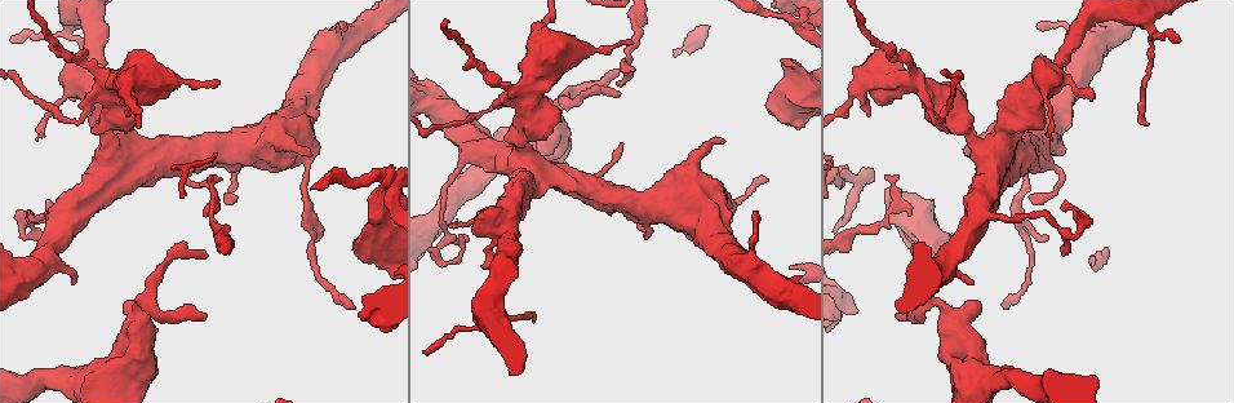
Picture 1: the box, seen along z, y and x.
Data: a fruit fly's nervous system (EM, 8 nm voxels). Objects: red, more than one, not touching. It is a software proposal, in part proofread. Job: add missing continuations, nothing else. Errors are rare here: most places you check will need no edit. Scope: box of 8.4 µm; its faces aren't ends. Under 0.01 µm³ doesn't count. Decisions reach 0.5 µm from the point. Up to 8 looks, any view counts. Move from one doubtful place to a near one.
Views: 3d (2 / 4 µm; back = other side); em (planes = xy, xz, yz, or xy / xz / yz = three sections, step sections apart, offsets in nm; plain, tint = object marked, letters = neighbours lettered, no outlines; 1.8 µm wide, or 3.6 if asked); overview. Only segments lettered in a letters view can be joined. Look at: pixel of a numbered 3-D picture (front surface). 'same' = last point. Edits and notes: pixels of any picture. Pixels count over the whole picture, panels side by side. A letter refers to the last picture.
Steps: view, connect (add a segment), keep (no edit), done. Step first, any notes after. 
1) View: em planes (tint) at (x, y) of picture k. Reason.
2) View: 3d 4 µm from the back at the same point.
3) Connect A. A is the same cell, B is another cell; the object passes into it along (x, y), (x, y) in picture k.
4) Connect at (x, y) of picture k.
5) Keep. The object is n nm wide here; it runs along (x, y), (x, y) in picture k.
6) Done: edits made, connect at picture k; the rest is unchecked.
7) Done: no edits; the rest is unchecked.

View: em 3.6 µm planes (plain) at (696, 157) of picture 1. Sudden change in width.

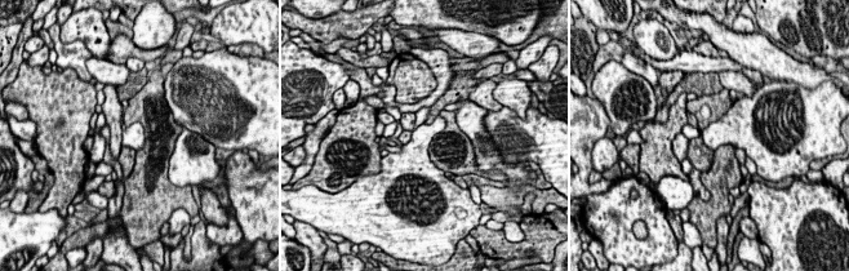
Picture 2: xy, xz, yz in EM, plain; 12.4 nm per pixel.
View: em 3.6 µm planes (letters) at the same point.

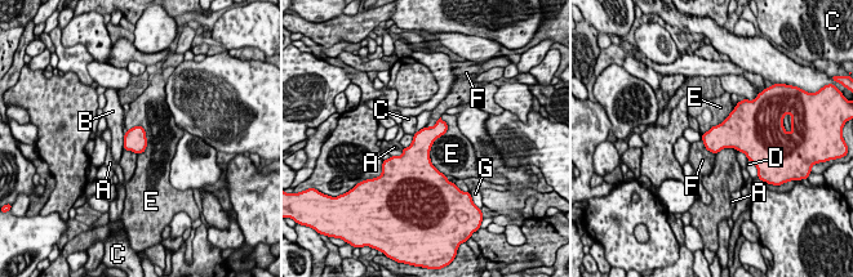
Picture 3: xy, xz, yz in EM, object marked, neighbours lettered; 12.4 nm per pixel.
Keep. A, B, C, D, E, F and G are other cells; a border runs along (440, 117), (447, 175) in picture 3; no lettered segment goes on from it.

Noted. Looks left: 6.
View: em xz step 8 (letters) at (615, 68) of picture 1. Free end.

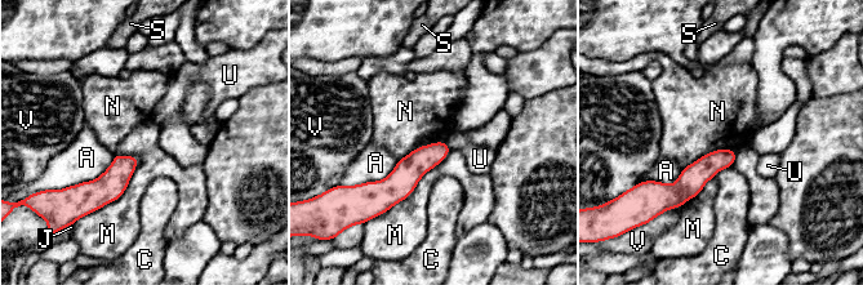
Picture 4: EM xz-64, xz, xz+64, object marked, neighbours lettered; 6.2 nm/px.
Keep. The longest contact is with M, 460 nm; A, C, J, M, N, S, U and V are other cells; it runs along (443, 145), (395, 186), (370, 186) in picture 4; none of them fits.

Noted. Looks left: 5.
View: em 3.6 µm xz step 16 (letters) at (374, 189) of picture 1. Branch stops here.

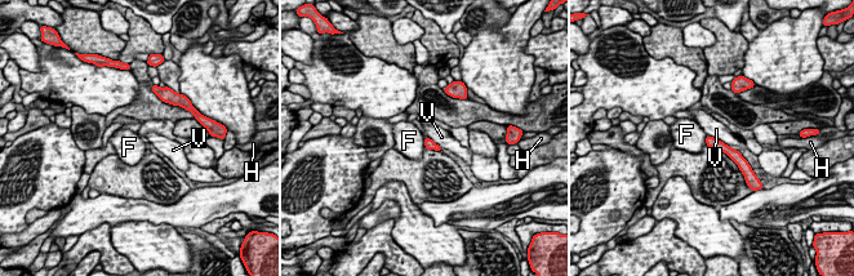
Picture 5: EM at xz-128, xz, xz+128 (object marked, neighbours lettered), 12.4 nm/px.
Keep. F, H and V are other cells; it runs along (708, 139), (728, 150), (742, 161) in picture 5; no lettered segment goes on from it.

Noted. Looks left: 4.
Done: no edits; the rest is unchecked.

